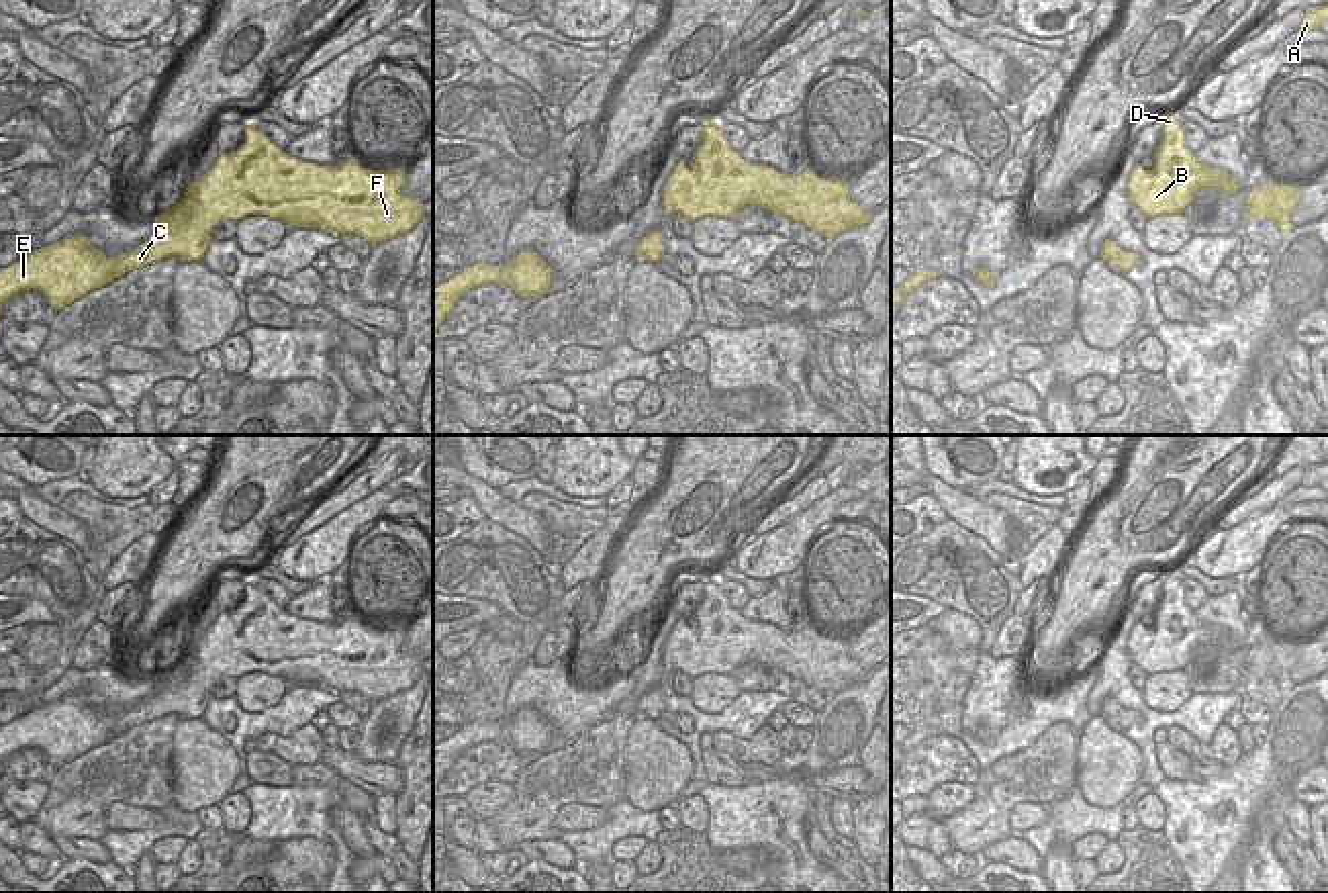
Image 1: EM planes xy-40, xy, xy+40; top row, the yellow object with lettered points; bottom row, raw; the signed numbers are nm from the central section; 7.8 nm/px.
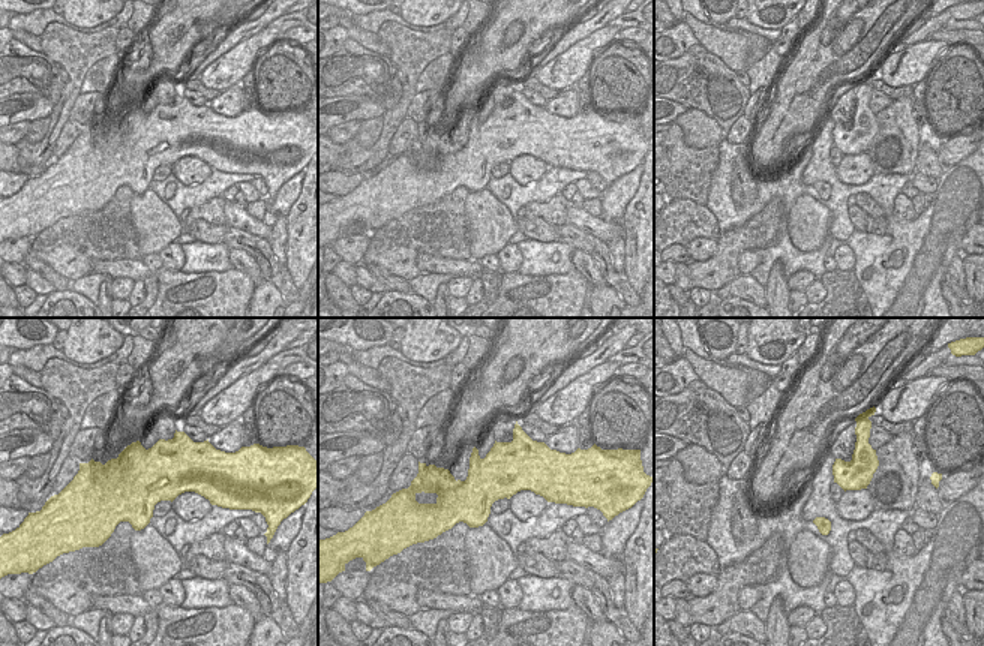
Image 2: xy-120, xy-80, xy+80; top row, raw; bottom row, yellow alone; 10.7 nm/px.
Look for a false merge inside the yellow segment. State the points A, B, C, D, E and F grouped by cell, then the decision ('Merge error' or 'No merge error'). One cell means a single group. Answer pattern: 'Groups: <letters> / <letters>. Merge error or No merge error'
Groups: A B C D E F. No merge error

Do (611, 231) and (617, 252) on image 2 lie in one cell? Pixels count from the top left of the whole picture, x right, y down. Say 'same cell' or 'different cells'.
different cells

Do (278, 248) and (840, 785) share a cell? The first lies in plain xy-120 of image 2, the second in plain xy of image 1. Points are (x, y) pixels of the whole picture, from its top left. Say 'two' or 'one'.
two

